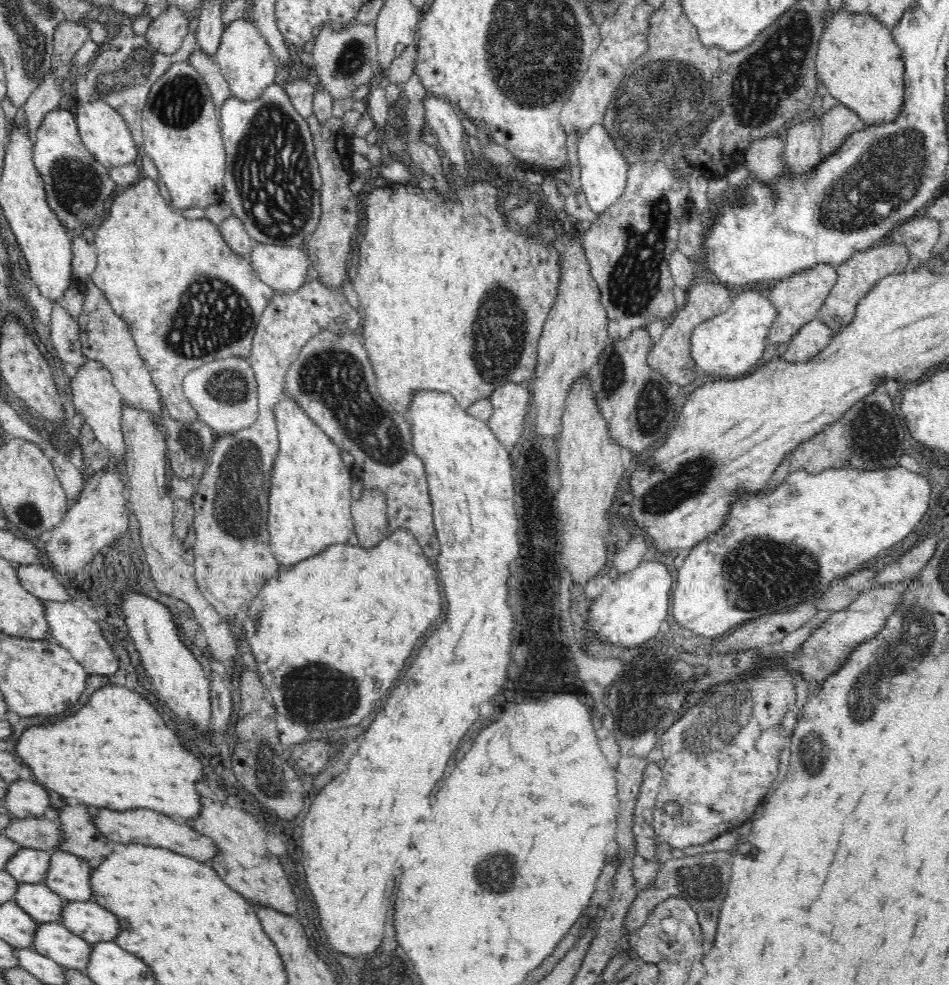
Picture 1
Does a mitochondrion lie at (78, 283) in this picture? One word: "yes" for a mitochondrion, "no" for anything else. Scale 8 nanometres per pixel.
no

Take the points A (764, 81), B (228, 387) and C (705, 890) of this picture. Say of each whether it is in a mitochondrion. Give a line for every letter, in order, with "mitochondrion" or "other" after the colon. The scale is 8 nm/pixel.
A: mitochondrion
B: mitochondrion
C: mitochondrion

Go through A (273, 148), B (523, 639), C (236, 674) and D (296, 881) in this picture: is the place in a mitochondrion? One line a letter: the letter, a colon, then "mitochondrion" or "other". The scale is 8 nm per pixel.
A: mitochondrion
B: other
C: other
D: other

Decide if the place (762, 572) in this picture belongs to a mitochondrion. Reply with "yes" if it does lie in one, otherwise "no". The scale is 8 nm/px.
yes

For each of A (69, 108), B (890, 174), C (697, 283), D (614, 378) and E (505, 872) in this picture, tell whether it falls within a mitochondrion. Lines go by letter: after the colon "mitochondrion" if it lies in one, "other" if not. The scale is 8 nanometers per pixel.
A: other
B: mitochondrion
C: other
D: mitochondrion
E: mitochondrion

